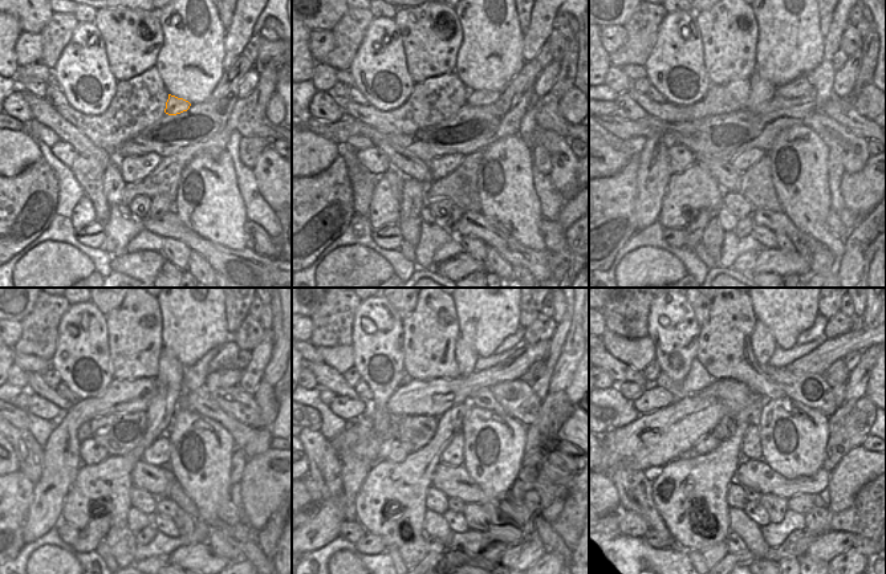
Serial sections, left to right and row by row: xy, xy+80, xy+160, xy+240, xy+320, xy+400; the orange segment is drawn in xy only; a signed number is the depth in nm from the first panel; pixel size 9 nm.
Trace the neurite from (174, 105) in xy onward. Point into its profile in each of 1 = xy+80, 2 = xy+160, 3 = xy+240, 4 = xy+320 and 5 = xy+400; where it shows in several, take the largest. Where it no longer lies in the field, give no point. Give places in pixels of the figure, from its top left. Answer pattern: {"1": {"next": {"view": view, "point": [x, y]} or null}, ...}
{"1": {"next": {"view": "xy+80", "point": [475, 97]}}, "2": {"next": {"view": "xy+160", "point": [801, 86]}}, "3": {"next": {"view": "xy+240", "point": [219, 379]}}, "4": {"next": {"view": "xy+320", "point": [531, 377]}}, "5": {"next": {"view": "xy+400", "point": [852, 359]}}}

